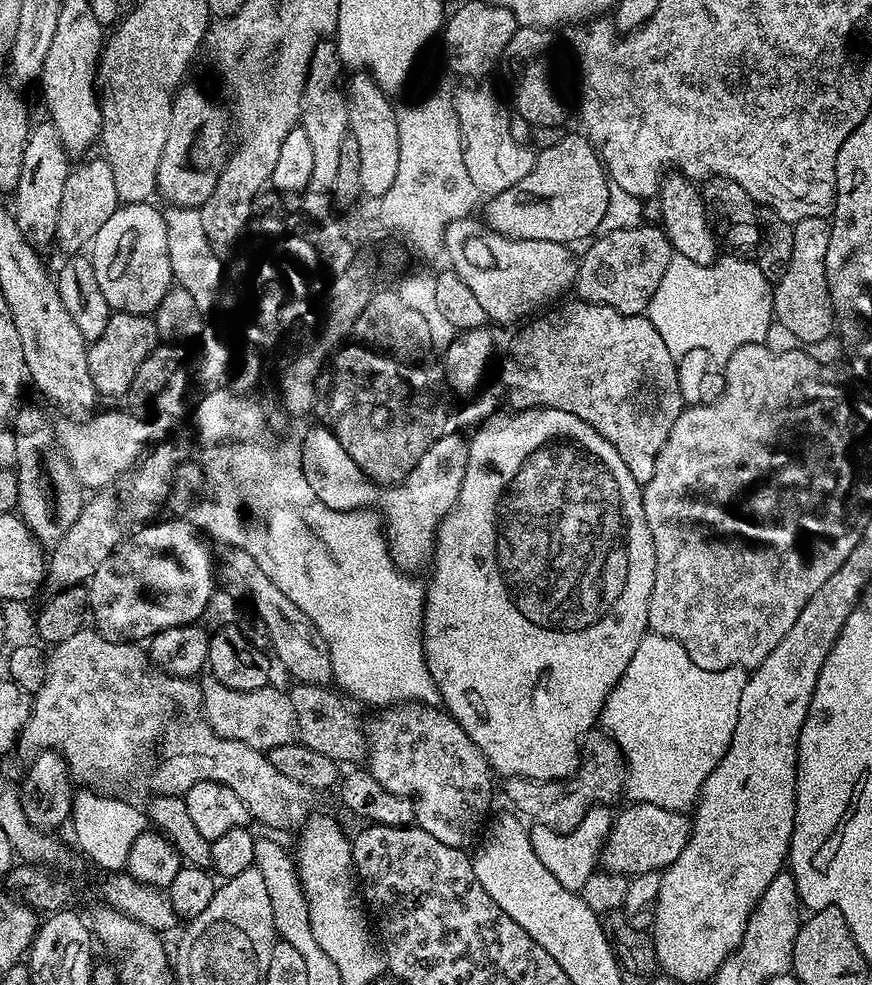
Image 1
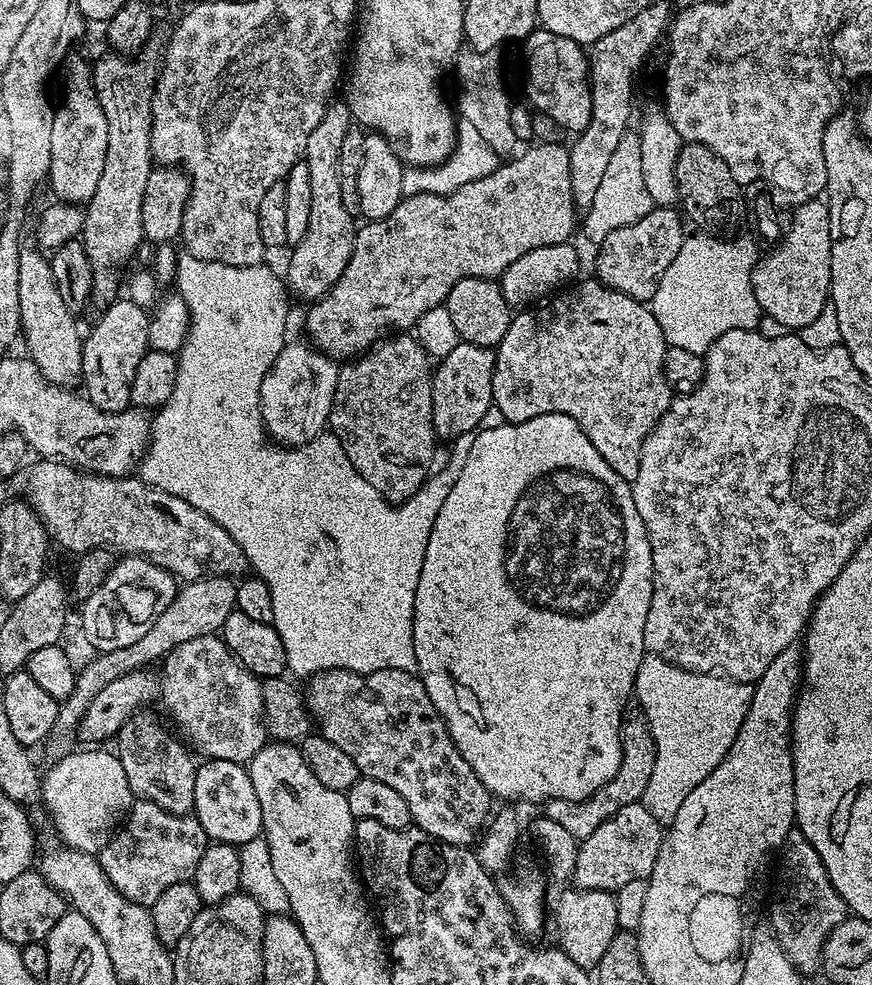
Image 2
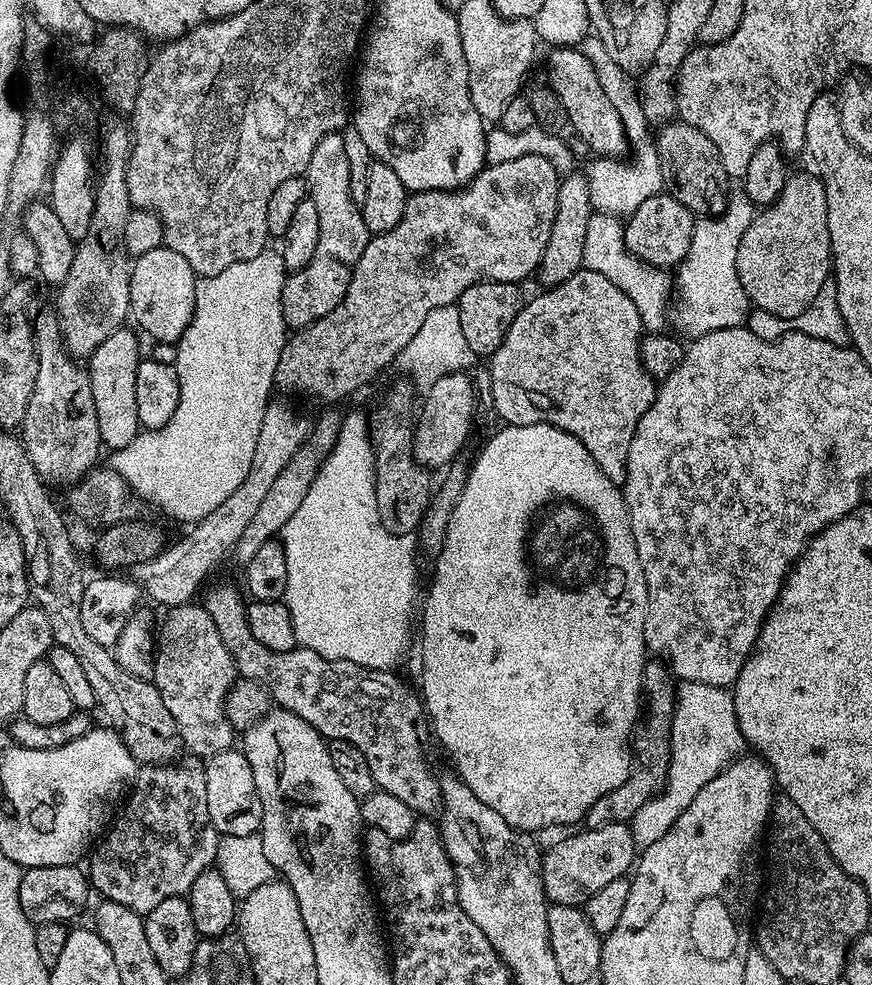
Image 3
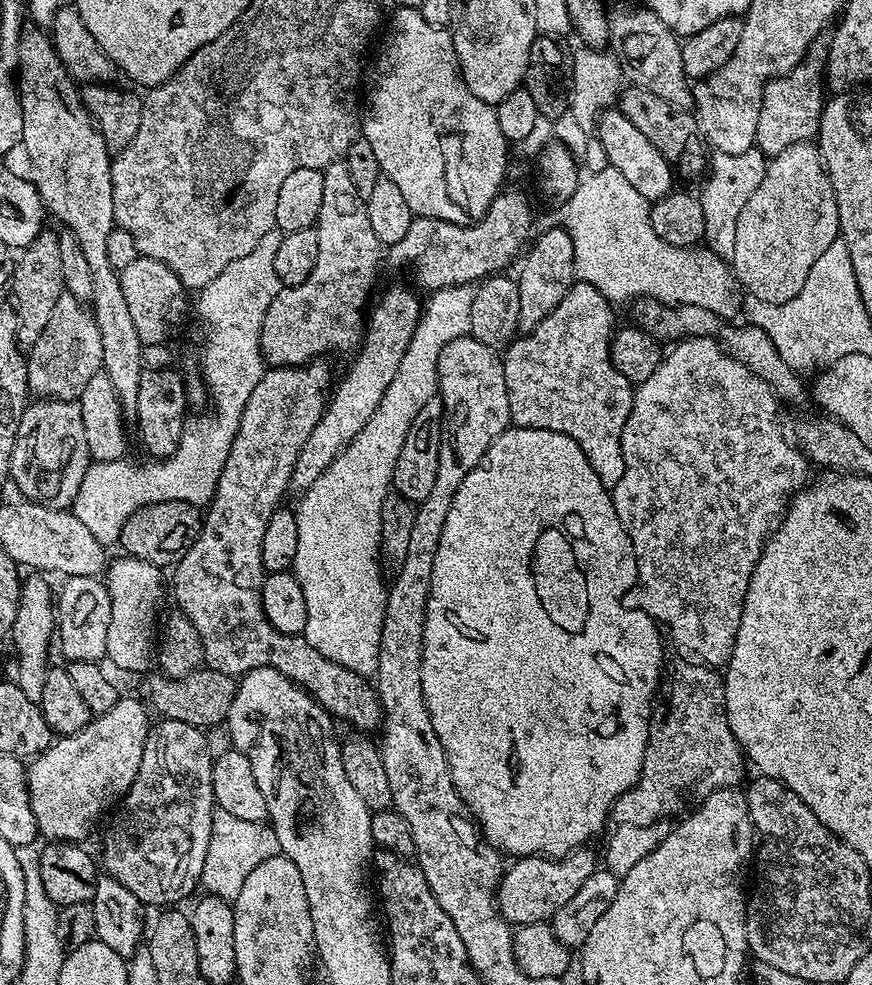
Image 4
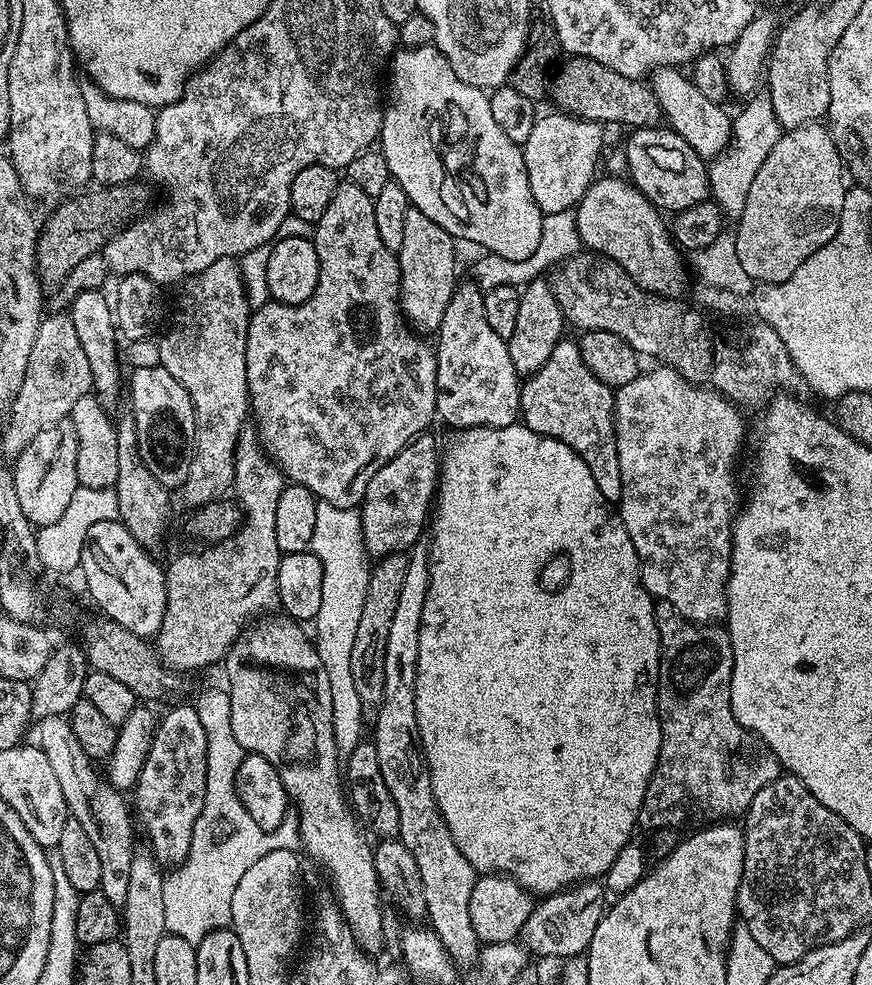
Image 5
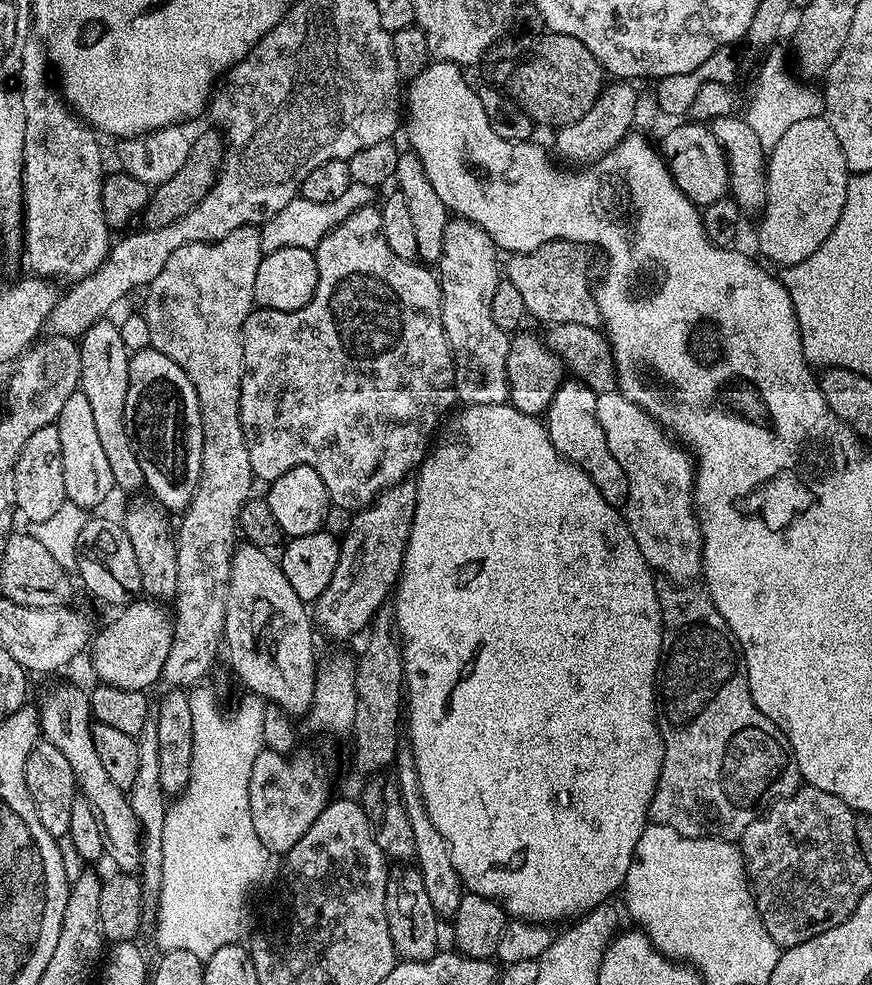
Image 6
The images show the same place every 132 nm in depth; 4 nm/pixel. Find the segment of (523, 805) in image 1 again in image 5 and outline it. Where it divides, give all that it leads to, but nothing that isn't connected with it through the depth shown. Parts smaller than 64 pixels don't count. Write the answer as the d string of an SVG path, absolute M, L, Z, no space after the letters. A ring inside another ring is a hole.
M656 604L656 624L660 627L660 681L656 691L656 709L660 715L662 742L660 757L652 781L640 807L639 827L677 830L707 826L747 813L754 794L782 774L782 765L769 748L734 718L730 704L730 678L734 670L732 643L728 629L716 624L695 624L680 616L674 606Z

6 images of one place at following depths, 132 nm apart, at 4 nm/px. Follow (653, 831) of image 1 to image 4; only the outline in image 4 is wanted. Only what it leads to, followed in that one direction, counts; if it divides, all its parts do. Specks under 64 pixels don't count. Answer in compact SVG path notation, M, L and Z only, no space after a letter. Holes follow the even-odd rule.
M585 846L578 848L574 852L568 853L567 856L553 858L551 856L521 856L515 862L509 863L505 867L504 874L500 878L500 885L496 887L496 911L500 913L500 917L510 925L519 926L522 924L542 924L551 921L554 914L558 914L558 910L562 910L562 906L566 906L566 902L570 902L570 898L574 898L574 894L578 894L578 890L582 890L582 886L586 886L586 878L590 878L590 874L598 871L598 856L591 852L591 847Z

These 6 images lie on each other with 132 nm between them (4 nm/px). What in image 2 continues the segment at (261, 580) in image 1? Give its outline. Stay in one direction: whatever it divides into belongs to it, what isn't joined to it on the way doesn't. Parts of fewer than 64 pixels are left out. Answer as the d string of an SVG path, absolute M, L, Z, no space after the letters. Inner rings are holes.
M40 458L37 461L37 464L29 463L23 471L11 477L10 484L40 515L49 537L55 543L57 540L66 551L79 554L95 548L111 548L120 554L135 554L154 562L159 568L165 568L180 582L200 580L204 576L240 578L249 571L249 562L238 542L234 542L234 538L230 538L230 534L226 534L214 518L190 506L190 502L166 494L132 474L99 476L97 472L73 468L71 464L55 458Z

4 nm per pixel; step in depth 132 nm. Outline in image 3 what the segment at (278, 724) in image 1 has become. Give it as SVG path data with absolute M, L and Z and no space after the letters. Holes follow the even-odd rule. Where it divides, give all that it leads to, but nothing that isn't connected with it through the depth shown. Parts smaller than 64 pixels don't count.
M193 602L177 608L167 609L164 621L159 621L156 637L156 661L152 680L158 694L162 694L162 702L166 702L166 710L174 717L180 731L181 745L195 757L207 758L233 747L234 729L224 709L226 694L238 679L236 663L226 650L226 642L222 642L222 634L218 634L218 626L214 626L214 618L210 618L203 606Z

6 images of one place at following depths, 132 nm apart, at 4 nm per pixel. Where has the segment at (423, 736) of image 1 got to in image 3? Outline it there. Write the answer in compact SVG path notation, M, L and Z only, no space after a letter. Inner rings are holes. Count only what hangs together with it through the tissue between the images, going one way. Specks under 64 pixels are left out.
M228 584L210 588L203 593L205 596L202 606L208 611L210 618L214 618L214 626L218 626L218 634L222 634L222 642L226 642L226 650L230 650L237 673L243 679L257 680L259 684L266 686L279 707L298 714L298 718L302 718L304 722L310 722L310 726L314 726L314 730L318 730L325 740L345 740L350 742L350 746L358 746L370 766L370 774L374 774L374 782L379 791L394 794L394 798L406 802L406 806L410 806L410 810L421 817L428 818L439 813L442 807L440 776L434 769L428 768L428 760L424 757L420 719L423 721L426 713L421 697L413 685L412 689L406 681L399 680L395 671L374 670L366 666L354 666L354 662L322 658L322 654L314 654L314 650L309 648L297 646L285 652L270 650L262 646L262 642L258 642L254 634L250 634L248 609L241 589L231 588Z

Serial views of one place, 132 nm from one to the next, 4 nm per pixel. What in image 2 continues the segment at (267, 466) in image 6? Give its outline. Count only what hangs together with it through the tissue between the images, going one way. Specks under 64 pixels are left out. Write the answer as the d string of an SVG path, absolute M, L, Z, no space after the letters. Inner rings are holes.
M332 102L322 114L318 126L314 126L306 138L306 150L302 158L310 169L310 226L291 249L286 284L293 297L301 296L307 302L321 300L334 286L334 282L342 278L342 270L346 270L346 262L350 262L352 243L356 241L357 225L354 217L346 214L346 206L342 206L342 182L338 178L342 141L346 130L353 126L352 111L348 105Z

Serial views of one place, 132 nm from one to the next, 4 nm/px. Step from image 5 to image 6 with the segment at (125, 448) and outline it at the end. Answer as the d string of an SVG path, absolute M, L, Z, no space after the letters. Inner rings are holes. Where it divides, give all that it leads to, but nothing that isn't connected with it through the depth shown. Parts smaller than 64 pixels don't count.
M145 498L141 504L132 504L128 513L122 517L126 536L130 538L134 558L138 561L138 574L142 578L142 592L145 597L156 602L172 602L178 590L178 554L174 524L164 507L151 498Z

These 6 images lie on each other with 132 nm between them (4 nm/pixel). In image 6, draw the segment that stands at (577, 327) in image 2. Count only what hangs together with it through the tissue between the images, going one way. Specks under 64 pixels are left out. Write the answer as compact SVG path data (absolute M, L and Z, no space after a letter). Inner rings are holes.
M568 378L561 383L554 394L554 402L546 413L546 427L550 442L570 463L578 465L583 472L598 486L602 498L606 502L623 506L628 501L628 479L626 470L618 466L618 458L610 452L610 442L606 442L606 434L602 430L602 422L598 420L598 393L590 390L581 380Z

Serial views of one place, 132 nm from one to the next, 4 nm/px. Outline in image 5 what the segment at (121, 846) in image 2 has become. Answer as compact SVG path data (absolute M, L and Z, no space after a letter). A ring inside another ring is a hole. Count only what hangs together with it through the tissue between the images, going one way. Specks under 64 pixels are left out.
M193 705L178 706L168 711L164 718L153 729L150 740L151 748L147 754L147 760L140 771L136 786L133 789L132 804L134 814L144 828L149 840L149 849L156 857L157 863L164 866L178 866L185 860L189 853L190 838L193 837L194 822L201 813L202 804L205 802L206 790L206 750L208 739L198 718L197 710Z

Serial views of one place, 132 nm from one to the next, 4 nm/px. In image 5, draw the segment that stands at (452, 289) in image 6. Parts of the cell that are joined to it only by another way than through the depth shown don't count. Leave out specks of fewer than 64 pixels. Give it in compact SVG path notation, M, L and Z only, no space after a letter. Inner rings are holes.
M461 283L456 293L450 298L450 306L446 306L446 314L442 314L442 322L438 335L434 340L436 353L436 415L449 424L449 429L467 428L501 428L517 423L520 414L521 377L514 370L514 362L510 362L508 341L498 338L496 331L486 322L486 306L484 292L479 284Z

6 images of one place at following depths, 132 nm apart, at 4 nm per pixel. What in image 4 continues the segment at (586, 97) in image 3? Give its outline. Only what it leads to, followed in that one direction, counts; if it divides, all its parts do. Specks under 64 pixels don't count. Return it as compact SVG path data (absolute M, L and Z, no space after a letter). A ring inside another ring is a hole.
M605 110L600 113L594 132L595 135L600 135L600 148L608 159L605 161L614 170L618 170L618 174L622 174L622 178L626 178L626 182L630 182L630 186L638 190L638 194L642 194L649 202L655 202L673 191L673 165L666 158L662 158L650 138L646 138L646 134L642 134L642 130L638 130L638 126L630 122L630 118L623 116L619 110Z

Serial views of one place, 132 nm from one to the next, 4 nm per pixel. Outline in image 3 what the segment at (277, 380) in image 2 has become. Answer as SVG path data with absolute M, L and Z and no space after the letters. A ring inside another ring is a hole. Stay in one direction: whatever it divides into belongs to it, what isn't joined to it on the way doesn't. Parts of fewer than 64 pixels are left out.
M279 398L268 401L258 438L254 442L250 474L246 474L242 486L238 486L238 490L234 490L234 494L230 494L230 498L226 498L226 502L222 502L218 510L213 510L206 514L206 518L191 525L187 529L188 533L177 544L169 543L154 559L138 562L130 570L131 580L140 585L147 599L149 596L154 603L161 604L161 609L164 610L193 603L195 596L192 595L205 587L204 579L227 556L229 559L247 524L254 518L254 514L258 514L258 506L262 506L270 486L274 486L274 478L278 478L278 474L286 470L286 462L290 462L290 458L294 458L296 451L307 442L312 426L313 421L307 420L294 405Z

